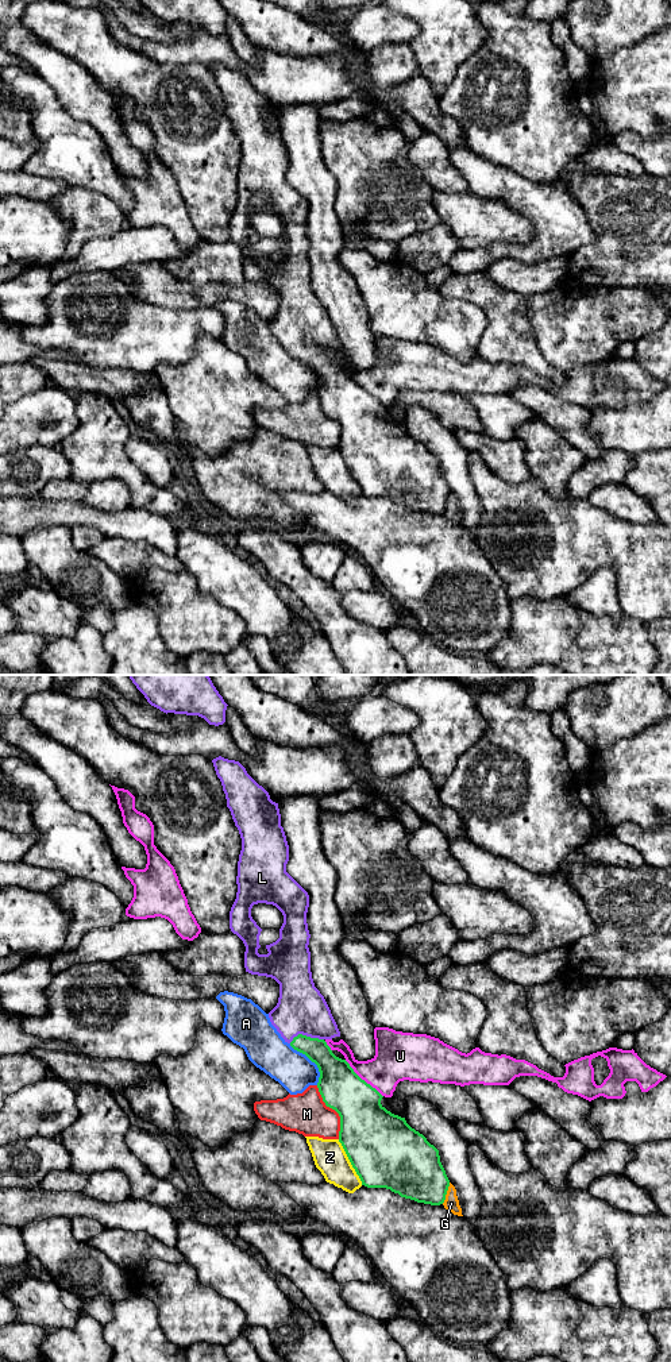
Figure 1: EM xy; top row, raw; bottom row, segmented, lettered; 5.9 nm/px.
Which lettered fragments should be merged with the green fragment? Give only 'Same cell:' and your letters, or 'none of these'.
Same cell: L

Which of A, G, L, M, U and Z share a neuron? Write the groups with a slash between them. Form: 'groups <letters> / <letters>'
groups A / G / L / M / U / Z

